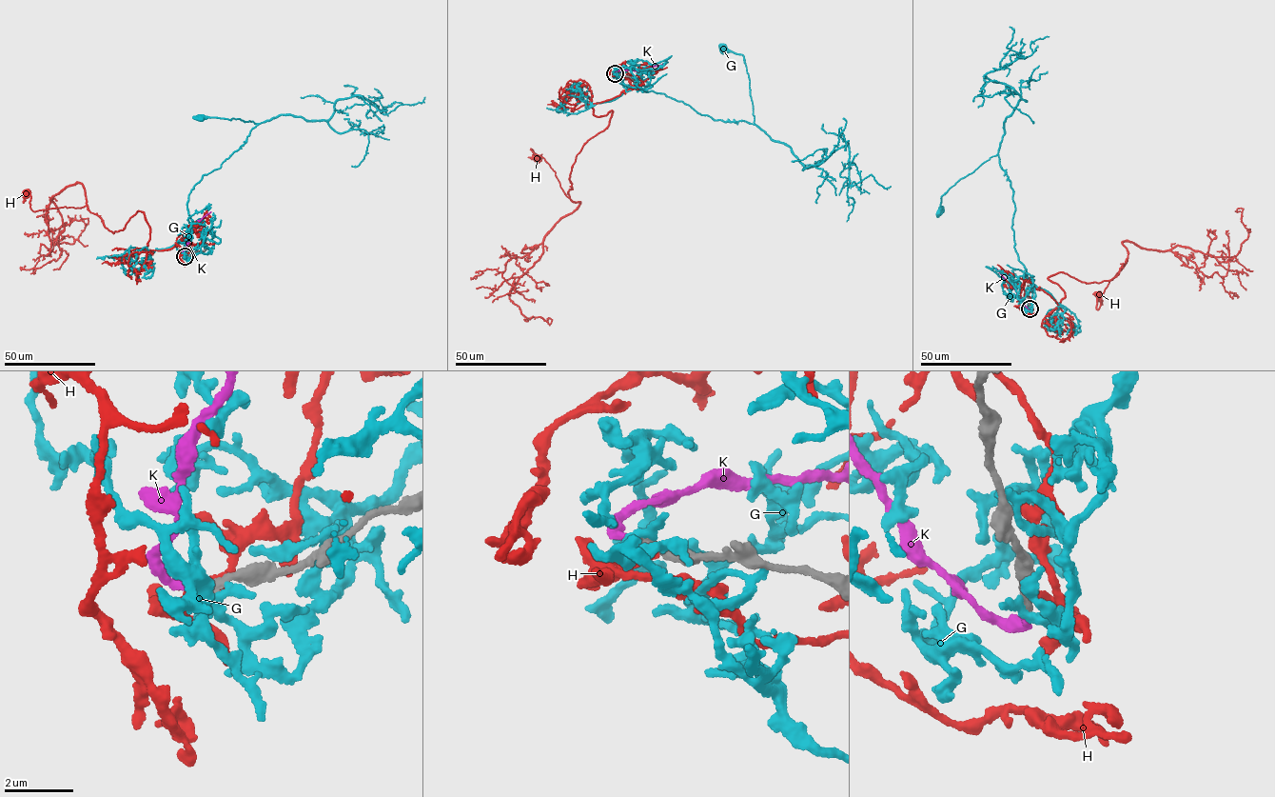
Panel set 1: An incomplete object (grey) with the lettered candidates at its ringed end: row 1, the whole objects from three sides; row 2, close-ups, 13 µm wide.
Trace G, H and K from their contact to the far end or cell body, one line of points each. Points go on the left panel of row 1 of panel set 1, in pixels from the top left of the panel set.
G: (186, 256), (187, 261), (176, 244), (193, 224), (186, 206), (191, 189), (242, 146), (257, 125), (199, 117)
H: (186, 256), (203, 239), (197, 232), (150, 250), (143, 212), (113, 232), (86, 205), (34, 211), (27, 192)
K: (185, 256), (185, 249), (192, 229), (210, 211)

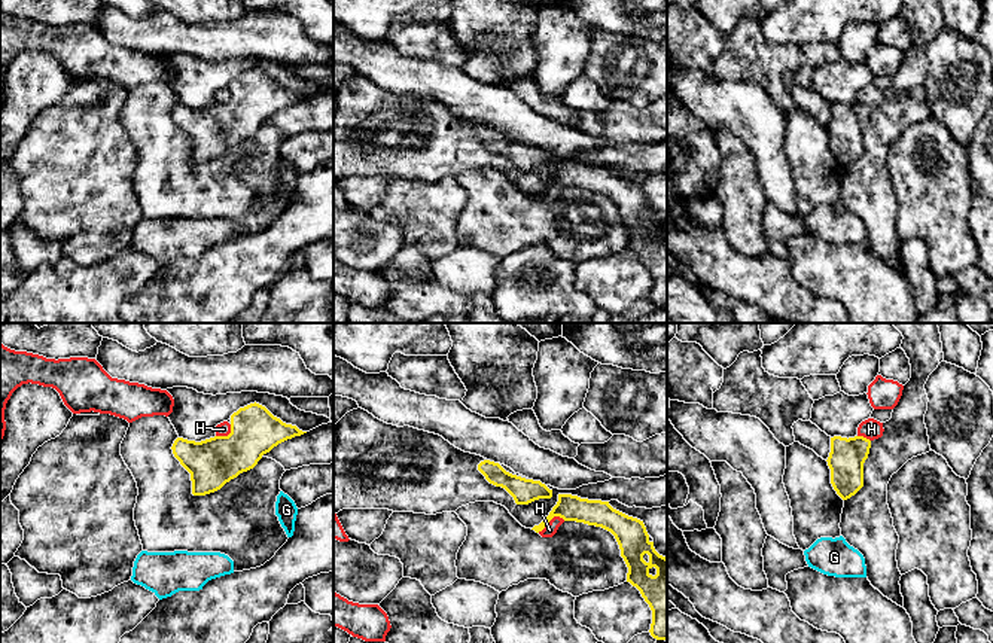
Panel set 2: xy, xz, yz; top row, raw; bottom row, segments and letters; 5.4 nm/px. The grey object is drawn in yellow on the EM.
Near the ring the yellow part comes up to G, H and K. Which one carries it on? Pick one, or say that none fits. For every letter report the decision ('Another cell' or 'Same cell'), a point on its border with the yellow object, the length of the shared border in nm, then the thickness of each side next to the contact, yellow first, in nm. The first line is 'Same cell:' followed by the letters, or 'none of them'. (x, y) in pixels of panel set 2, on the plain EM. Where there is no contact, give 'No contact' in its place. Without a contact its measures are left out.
Same cell: K
G: Another cell. No contact
H: Another cell. Touches yellow at xz (551, 185). Shared border 170 nm. Thickness 140 nm (yellow) against 70 nm
K: Same cell. No contact

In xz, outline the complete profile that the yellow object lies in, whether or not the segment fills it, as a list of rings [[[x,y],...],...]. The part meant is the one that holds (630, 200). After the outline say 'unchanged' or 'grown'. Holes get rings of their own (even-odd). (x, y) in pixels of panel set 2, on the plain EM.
[[[558,161],[549,182],[531,196],[542,198],[554,183],[601,193],[615,202],[628,234],[627,249],[640,257],[652,277],[649,299],[667,308],[667,225],[655,217],[643,188],[613,176],[609,168]]]; unchanged

